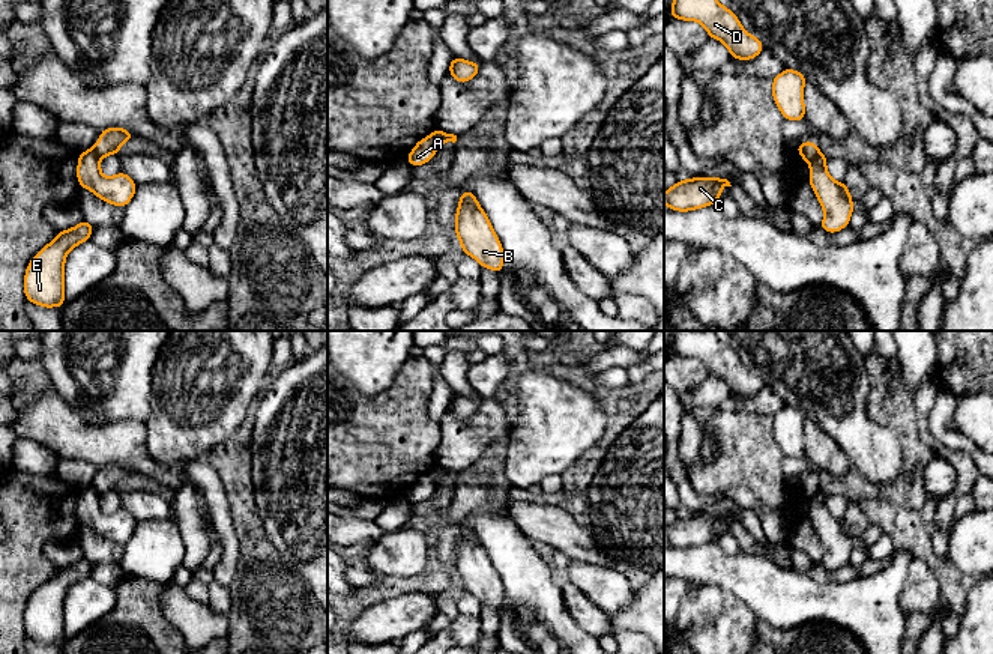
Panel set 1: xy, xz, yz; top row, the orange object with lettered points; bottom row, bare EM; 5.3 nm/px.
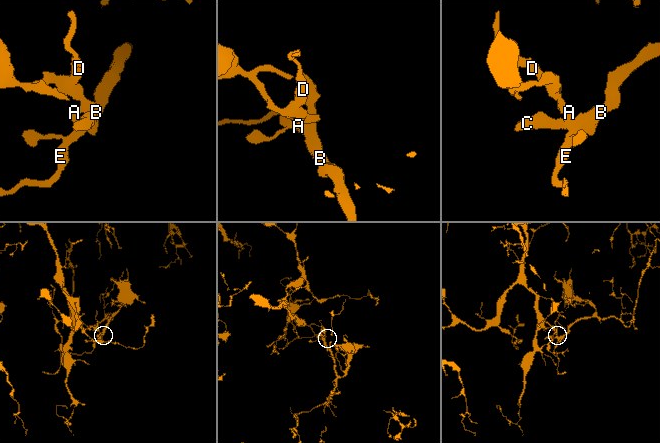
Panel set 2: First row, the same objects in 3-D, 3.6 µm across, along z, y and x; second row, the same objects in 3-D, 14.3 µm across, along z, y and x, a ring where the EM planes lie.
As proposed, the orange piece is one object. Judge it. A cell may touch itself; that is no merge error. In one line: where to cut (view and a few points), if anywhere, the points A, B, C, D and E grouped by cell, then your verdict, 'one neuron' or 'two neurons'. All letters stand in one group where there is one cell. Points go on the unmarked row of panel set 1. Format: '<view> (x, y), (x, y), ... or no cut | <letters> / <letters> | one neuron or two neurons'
xz (427, 474), (436, 486) | A B C E / D | two neurons

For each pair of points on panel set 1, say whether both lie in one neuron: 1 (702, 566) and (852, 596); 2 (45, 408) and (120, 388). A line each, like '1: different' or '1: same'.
1: same
2: different

